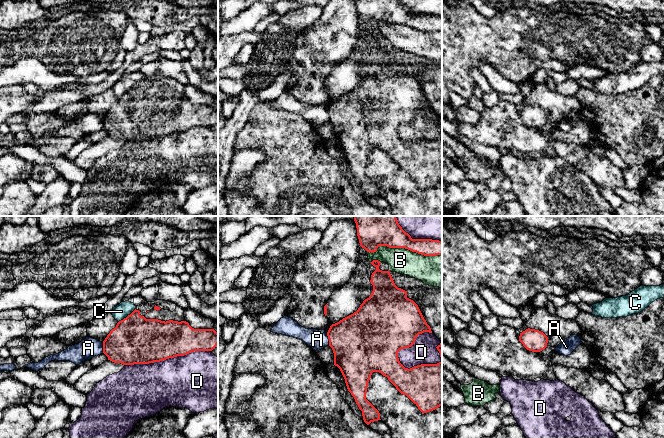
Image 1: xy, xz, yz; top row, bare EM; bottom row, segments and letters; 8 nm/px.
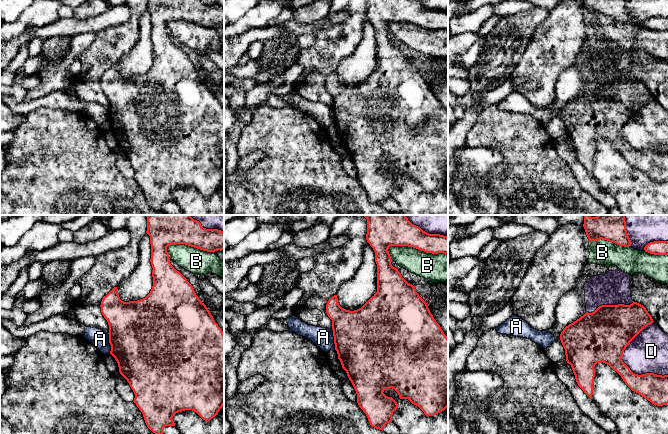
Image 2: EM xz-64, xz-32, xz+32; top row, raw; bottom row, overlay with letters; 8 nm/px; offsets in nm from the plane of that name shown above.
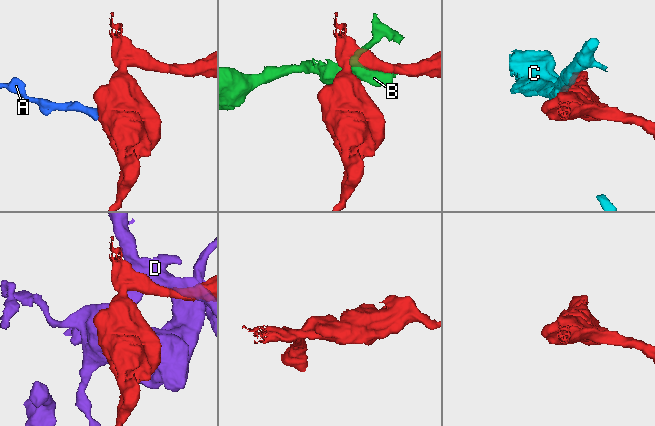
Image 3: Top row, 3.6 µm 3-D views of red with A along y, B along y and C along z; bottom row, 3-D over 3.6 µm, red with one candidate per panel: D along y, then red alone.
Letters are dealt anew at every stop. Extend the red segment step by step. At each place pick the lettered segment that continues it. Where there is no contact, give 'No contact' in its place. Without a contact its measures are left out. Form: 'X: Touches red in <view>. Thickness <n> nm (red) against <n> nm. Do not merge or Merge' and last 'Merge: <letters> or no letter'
A: Touches red in xz. Thickness 460 nm (red) against 160 nm. Do not merge
B: Touches red in xz. Thickness 300 nm (red) against 200 nm. Do not merge
C: Touches red in xy. Thickness 380 nm (red) against 120 nm. Do not merge
D: Touches red in xz. Thickness 360 nm (red) against 200 nm. Do not merge
Merge: no letter

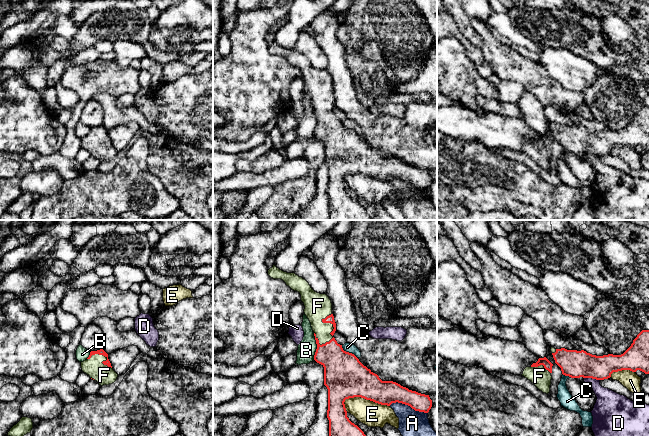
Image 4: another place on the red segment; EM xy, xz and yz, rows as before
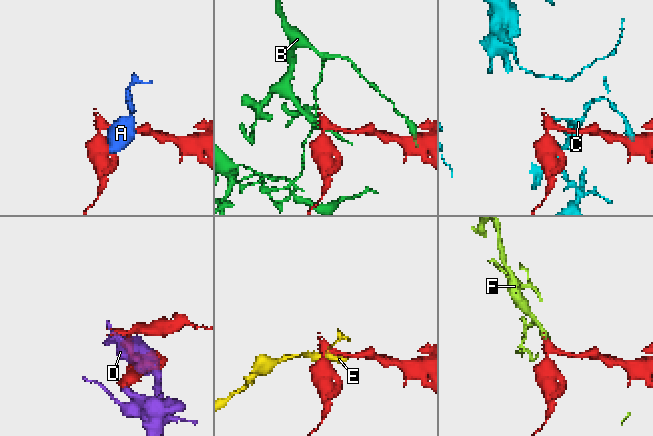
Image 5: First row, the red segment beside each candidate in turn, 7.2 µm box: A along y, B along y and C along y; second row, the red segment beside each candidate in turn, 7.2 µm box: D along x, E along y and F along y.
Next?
A: Touches red in xz. Thickness 190 nm (red) against 200 nm. Do not merge
B: Touches red in xz. Thickness 280 nm (red) against 140 nm. Do not merge
C: Touches red in xz. Thickness 340 nm (red) against 70 nm. Do not merge
D: Touches red in yz. Thickness 220 nm (red) against 220 nm. Do not merge
E: Touches red in xz. Thickness 340 nm (red) against 200 nm. Do not merge
F: Touches red in xz. Thickness 60 nm (red) against 220 nm. Merge
Merge: F

